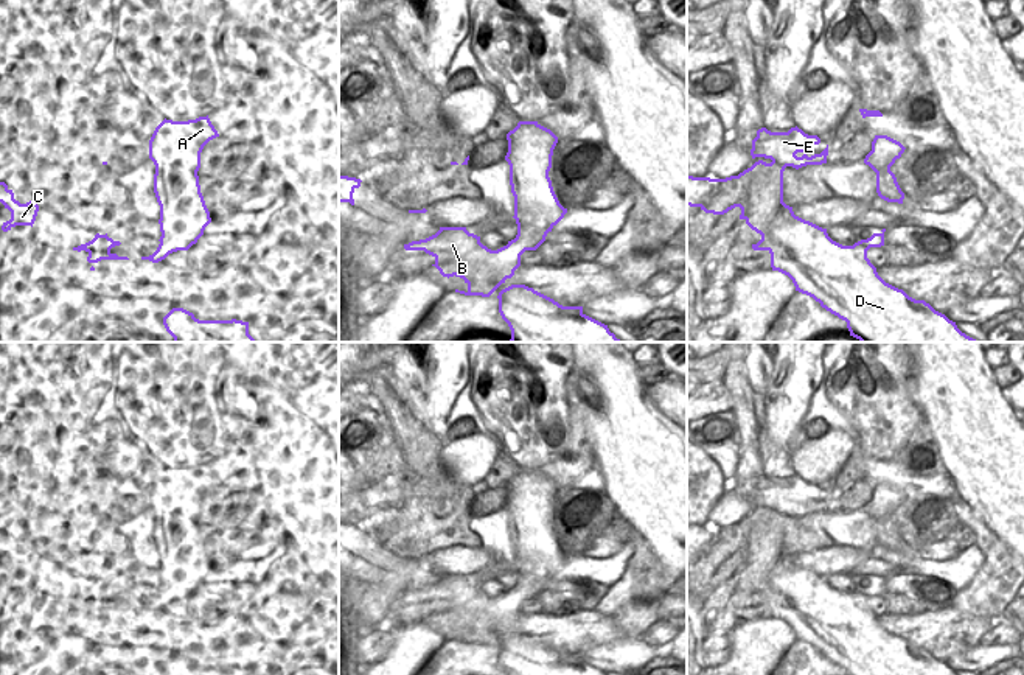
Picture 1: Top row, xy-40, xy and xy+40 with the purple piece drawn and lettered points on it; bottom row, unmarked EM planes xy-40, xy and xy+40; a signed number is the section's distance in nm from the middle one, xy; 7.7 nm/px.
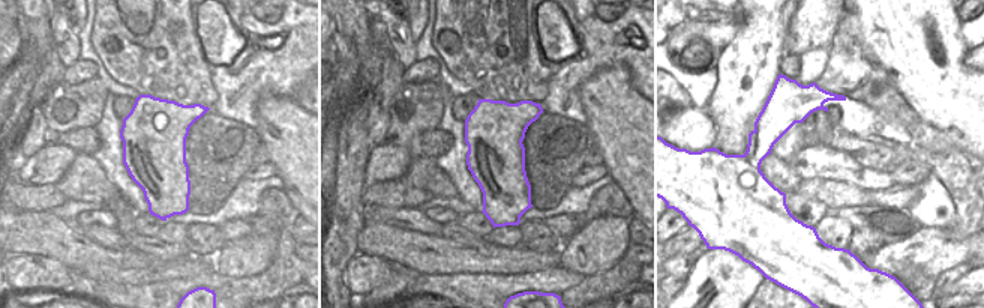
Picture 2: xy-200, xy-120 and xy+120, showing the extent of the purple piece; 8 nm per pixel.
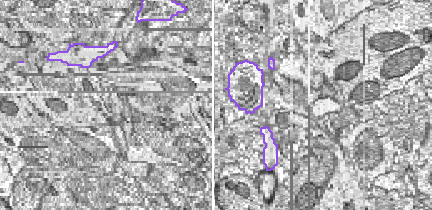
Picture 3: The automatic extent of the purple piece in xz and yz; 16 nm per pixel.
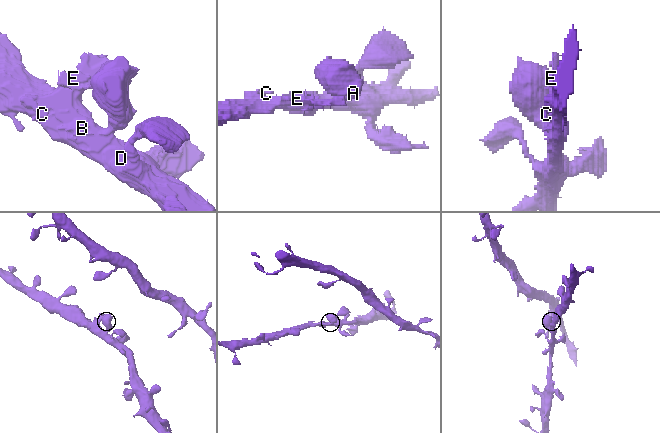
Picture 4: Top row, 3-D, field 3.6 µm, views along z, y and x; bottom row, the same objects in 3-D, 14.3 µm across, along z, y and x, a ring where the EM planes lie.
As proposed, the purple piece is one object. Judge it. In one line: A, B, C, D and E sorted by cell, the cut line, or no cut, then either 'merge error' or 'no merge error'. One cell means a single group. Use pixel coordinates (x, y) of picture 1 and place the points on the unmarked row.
groups A B C D E; cut none; no merge error

